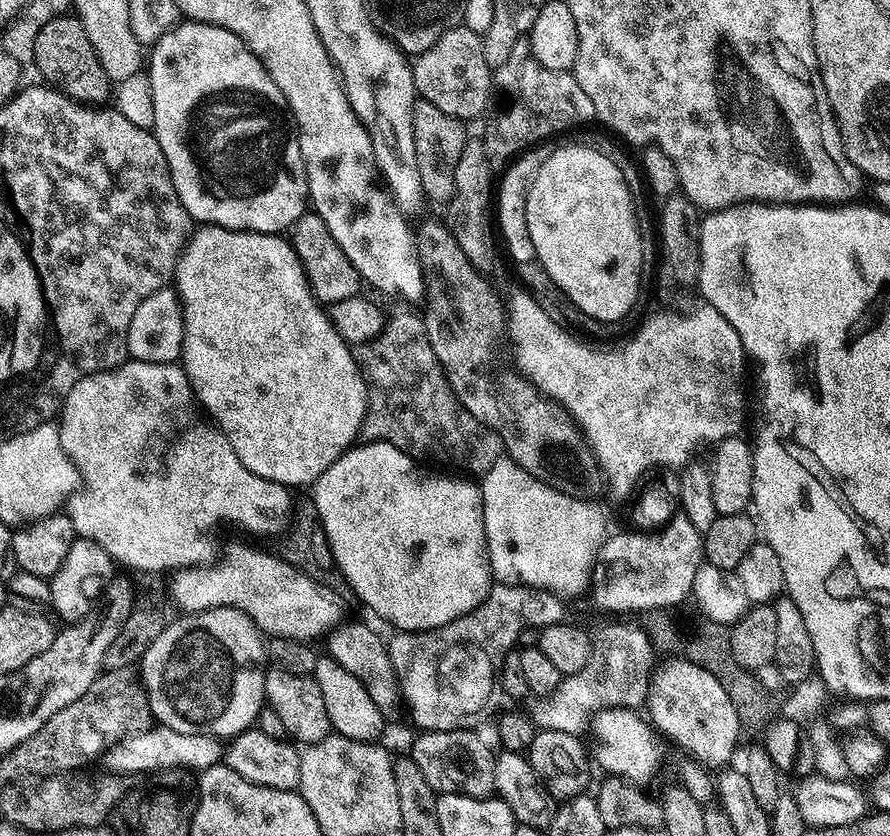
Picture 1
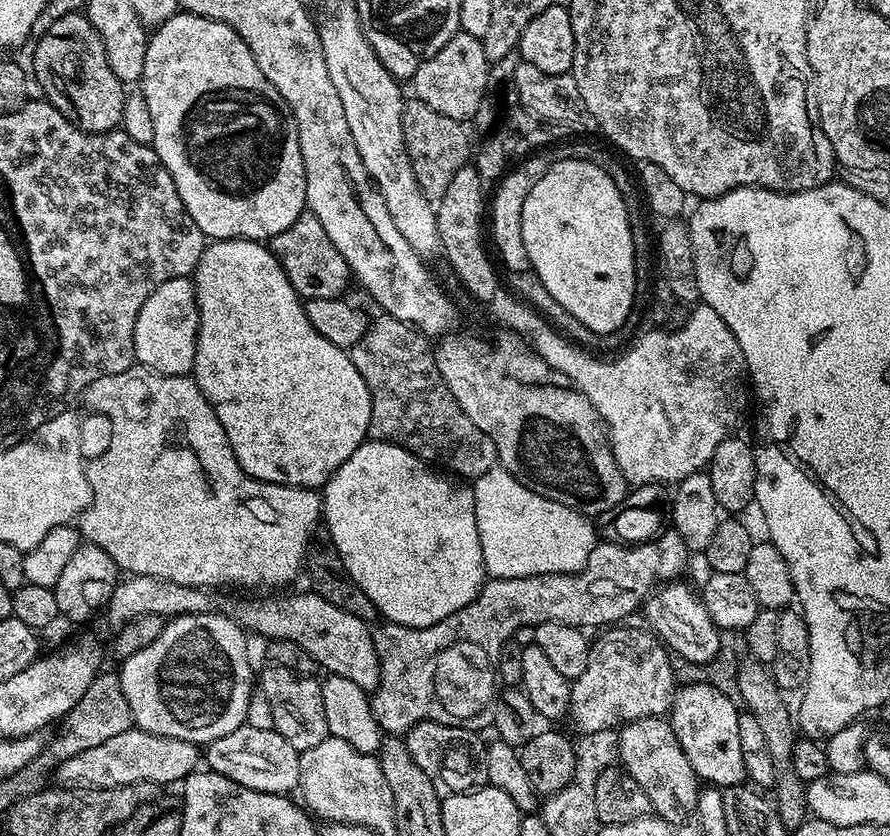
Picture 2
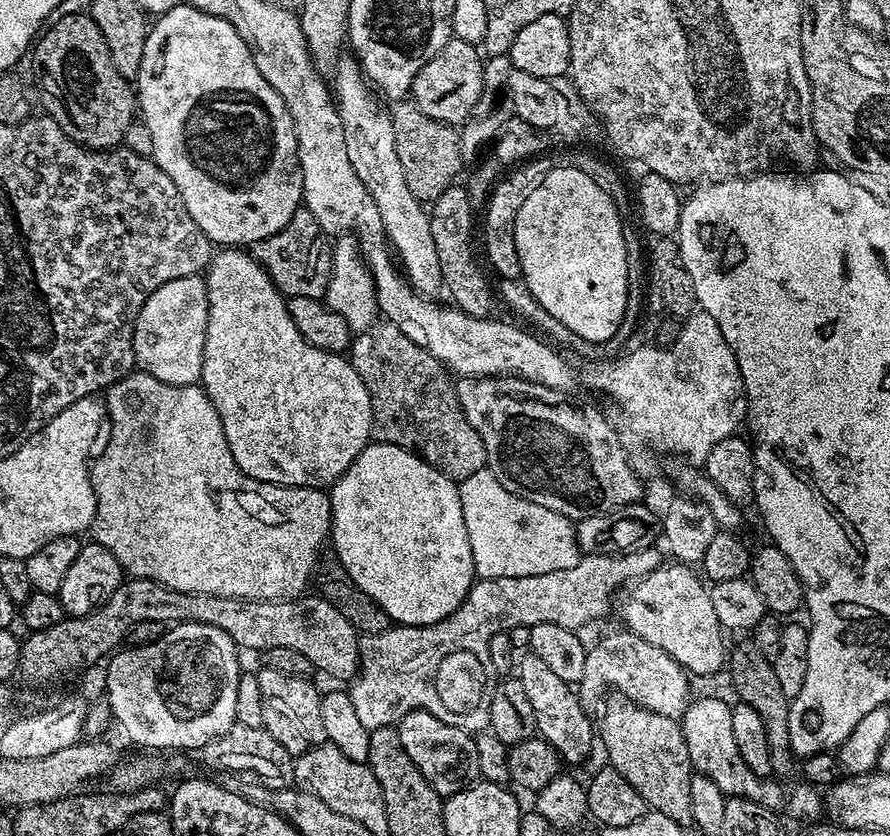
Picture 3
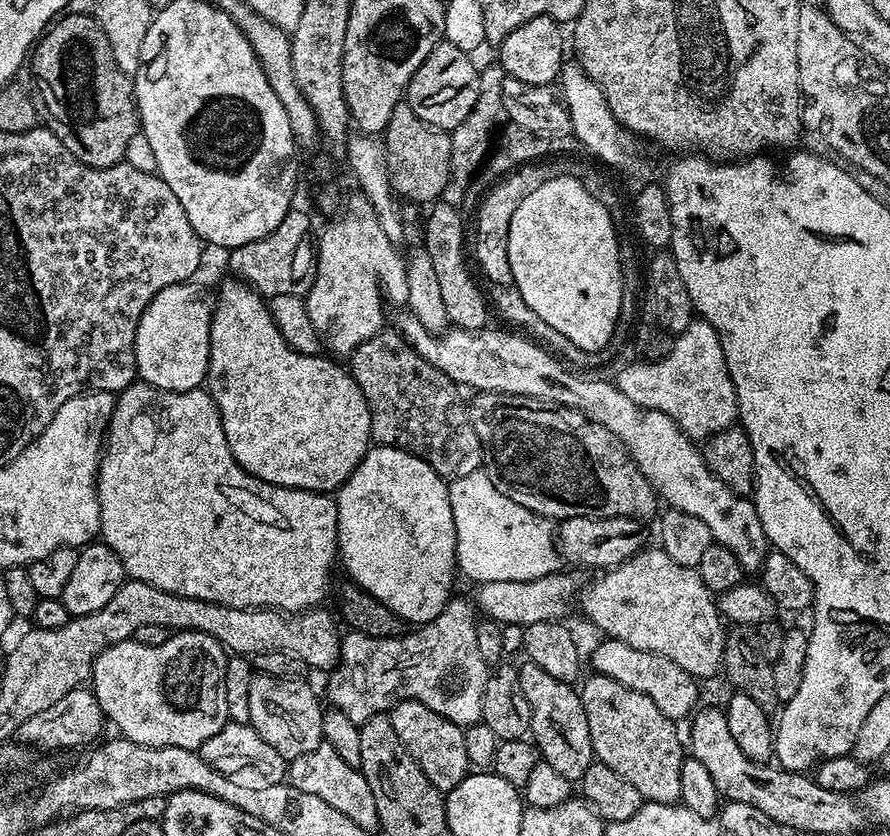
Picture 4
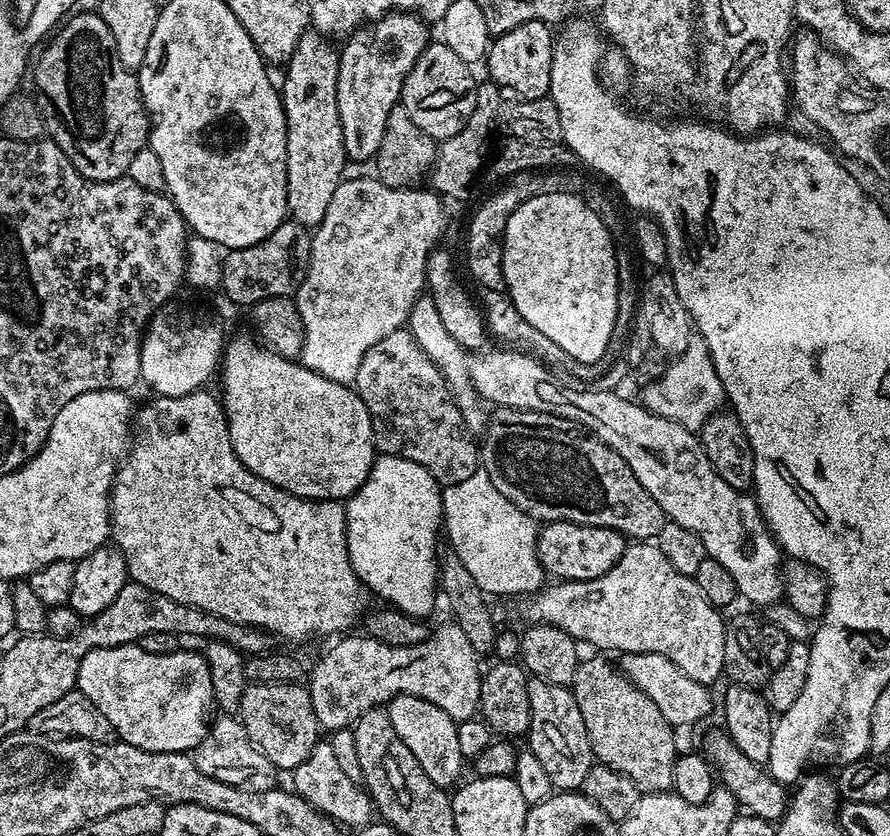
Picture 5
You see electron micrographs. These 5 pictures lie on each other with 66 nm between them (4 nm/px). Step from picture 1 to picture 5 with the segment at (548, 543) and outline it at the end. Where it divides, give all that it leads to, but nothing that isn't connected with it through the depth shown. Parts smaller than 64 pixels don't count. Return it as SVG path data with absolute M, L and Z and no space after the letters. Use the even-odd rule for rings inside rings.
M483 470L470 474L470 478L457 484L447 485L443 489L442 499L444 502L444 519L442 521L443 531L446 533L446 540L450 543L451 551L456 557L474 574L478 586L489 597L492 596L516 596L519 592L523 594L535 594L545 587L546 573L536 556L536 534L538 531L537 521L528 516L510 498L498 494L494 490L494 482L490 482Z

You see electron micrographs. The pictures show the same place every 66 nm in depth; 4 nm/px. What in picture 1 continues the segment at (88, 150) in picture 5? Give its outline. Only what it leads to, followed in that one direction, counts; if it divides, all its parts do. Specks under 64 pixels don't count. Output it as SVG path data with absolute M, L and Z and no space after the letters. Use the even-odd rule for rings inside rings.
M75 15L58 16L42 26L34 41L34 58L43 79L63 96L83 106L100 106L107 96L109 99L106 70L102 70L102 62L98 62L98 54L94 54L94 46L90 46L90 38L86 38L86 30Z

